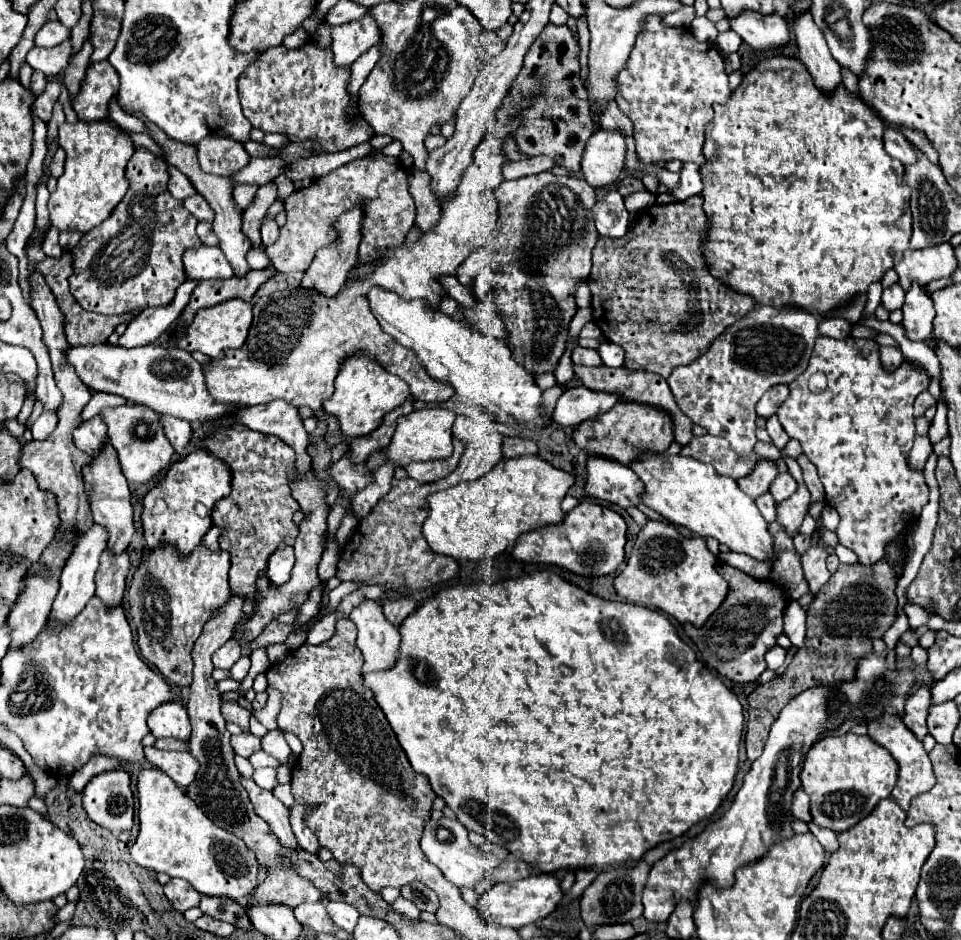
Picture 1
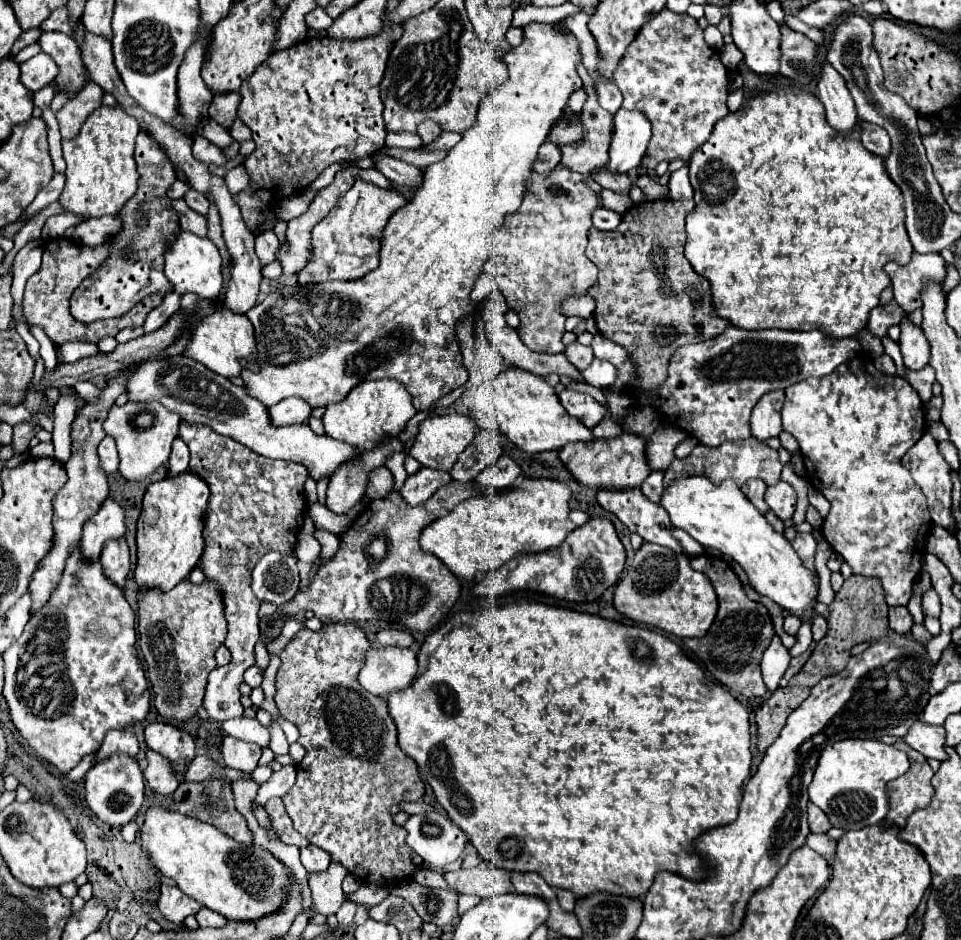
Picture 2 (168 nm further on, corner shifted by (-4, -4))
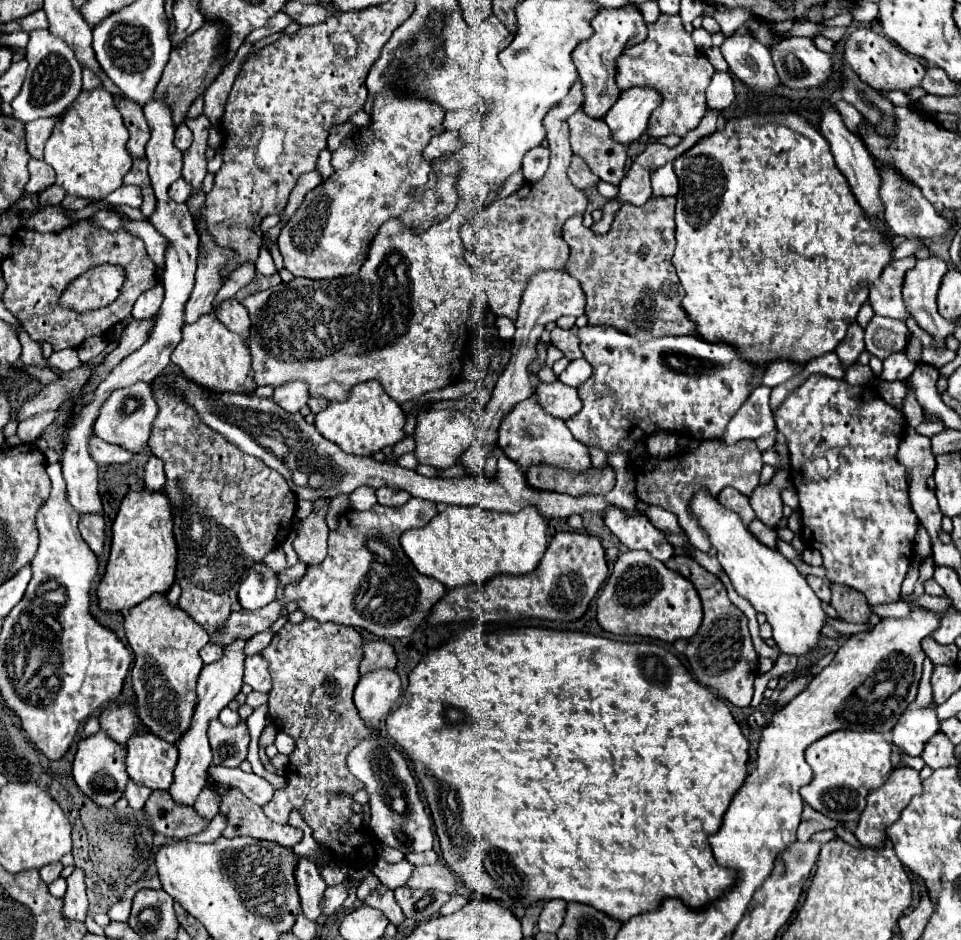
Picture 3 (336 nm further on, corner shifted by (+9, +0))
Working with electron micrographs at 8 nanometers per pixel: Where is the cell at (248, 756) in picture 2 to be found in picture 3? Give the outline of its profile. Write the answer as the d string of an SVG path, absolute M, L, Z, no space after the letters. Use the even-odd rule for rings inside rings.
M214 720L208 728L208 738L214 752L214 764L240 766L246 760L248 742L250 742L246 724L240 724L236 728L226 728L220 724L220 720Z

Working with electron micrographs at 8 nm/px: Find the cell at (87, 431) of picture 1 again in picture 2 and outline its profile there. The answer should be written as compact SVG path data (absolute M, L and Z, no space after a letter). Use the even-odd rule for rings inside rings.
M105 436L99 444L99 460L101 460L101 468L107 474L113 474L119 468L119 456L117 456L117 446L115 440L111 436Z

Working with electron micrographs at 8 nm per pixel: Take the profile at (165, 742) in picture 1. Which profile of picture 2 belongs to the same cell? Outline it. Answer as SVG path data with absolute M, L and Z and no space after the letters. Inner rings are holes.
M147 752L147 768L143 772L143 778L145 778L145 784L151 792L159 794L159 796L167 796L167 794L173 794L175 788L179 786L179 780L171 774L169 770L169 762L159 756L157 752Z

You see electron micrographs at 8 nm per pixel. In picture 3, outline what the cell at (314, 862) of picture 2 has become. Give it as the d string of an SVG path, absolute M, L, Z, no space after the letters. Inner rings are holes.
M298 856L296 868L294 868L294 878L296 878L302 914L308 920L316 920L320 916L320 900L326 890L326 884L320 876L318 866L312 860L308 860L306 856Z

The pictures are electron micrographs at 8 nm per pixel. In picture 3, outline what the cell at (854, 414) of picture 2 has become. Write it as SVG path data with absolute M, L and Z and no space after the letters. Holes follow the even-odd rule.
M810 374L790 396L774 410L778 432L786 436L790 448L792 482L800 496L802 540L808 548L822 552L824 568L830 582L848 584L860 590L870 606L900 600L900 586L912 560L912 546L918 528L912 510L904 468L896 464L896 448L906 434L904 412L888 404L868 386L852 386L844 378L836 380L826 374ZM816 448L838 448L840 466L828 474L828 460L816 456Z

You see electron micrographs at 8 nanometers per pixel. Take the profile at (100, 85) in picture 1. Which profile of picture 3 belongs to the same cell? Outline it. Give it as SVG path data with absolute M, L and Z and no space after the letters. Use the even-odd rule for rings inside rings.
M54 116L54 118L38 118L38 120L32 120L32 122L26 124L26 144L28 144L30 156L42 158L44 144L46 144L48 136L52 134L58 120L60 120L58 116Z

